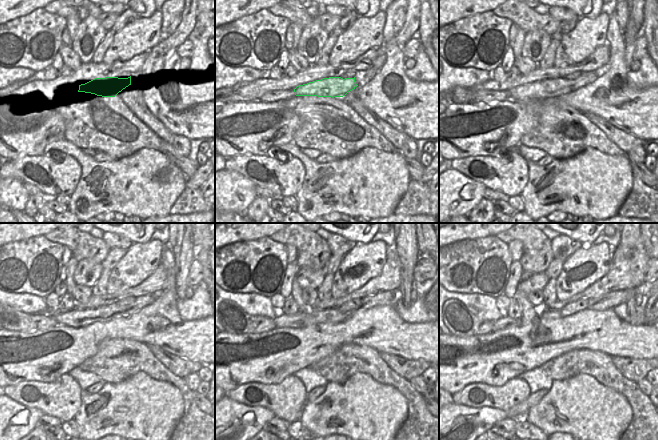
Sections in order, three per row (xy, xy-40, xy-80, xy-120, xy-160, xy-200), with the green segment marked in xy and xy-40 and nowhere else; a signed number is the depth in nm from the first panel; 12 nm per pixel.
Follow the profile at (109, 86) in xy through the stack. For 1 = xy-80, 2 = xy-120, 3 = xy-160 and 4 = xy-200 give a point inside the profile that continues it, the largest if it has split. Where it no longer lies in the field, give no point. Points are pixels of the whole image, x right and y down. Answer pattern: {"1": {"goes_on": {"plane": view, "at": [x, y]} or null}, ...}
{"1": {"goes_on": {"plane": "xy-80", "at": [558, 87]}}, "2": {"goes_on": {"plane": "xy-120", "at": [76, 318]}}, "3": {"goes_on": {"plane": "xy-160", "at": [315, 316]}}, "4": {"goes_on": {"plane": "xy-200", "at": [609, 300]}}}

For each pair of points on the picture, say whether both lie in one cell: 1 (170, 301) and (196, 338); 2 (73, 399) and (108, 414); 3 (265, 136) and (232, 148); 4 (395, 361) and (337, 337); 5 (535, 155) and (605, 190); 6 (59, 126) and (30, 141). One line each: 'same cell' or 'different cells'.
1: same cell
2: different cells
3: same cell
4: different cells
5: different cells
6: same cell

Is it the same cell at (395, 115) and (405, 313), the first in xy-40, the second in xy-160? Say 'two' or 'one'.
two

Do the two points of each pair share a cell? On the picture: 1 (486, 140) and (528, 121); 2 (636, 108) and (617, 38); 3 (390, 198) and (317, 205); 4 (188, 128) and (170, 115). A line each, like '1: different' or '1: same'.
1: same
2: same
3: same
4: same

